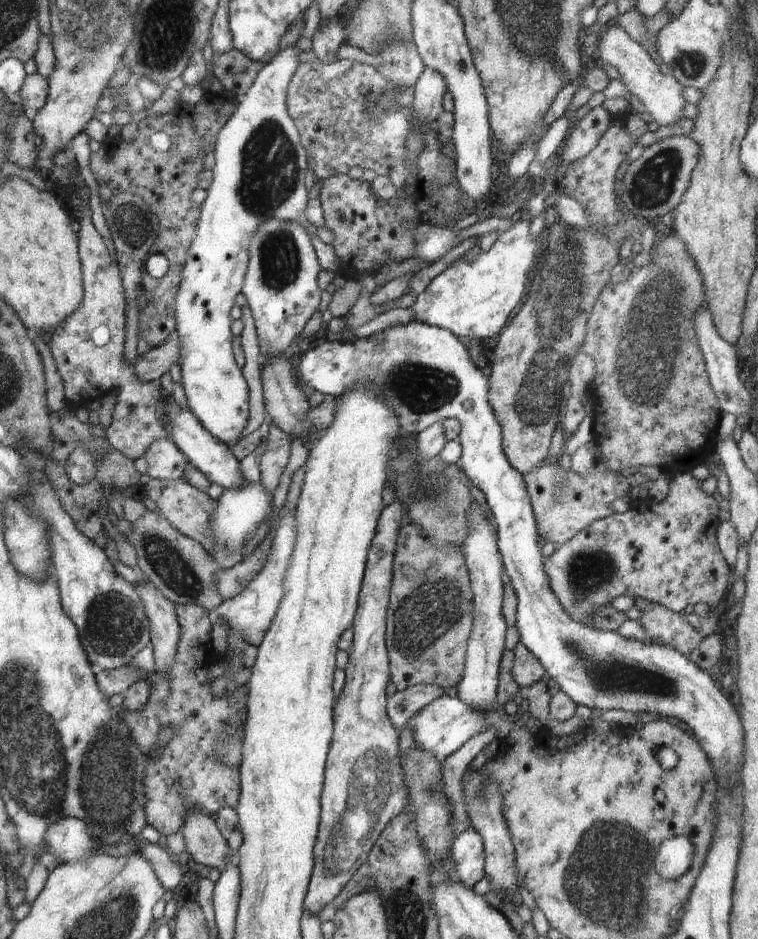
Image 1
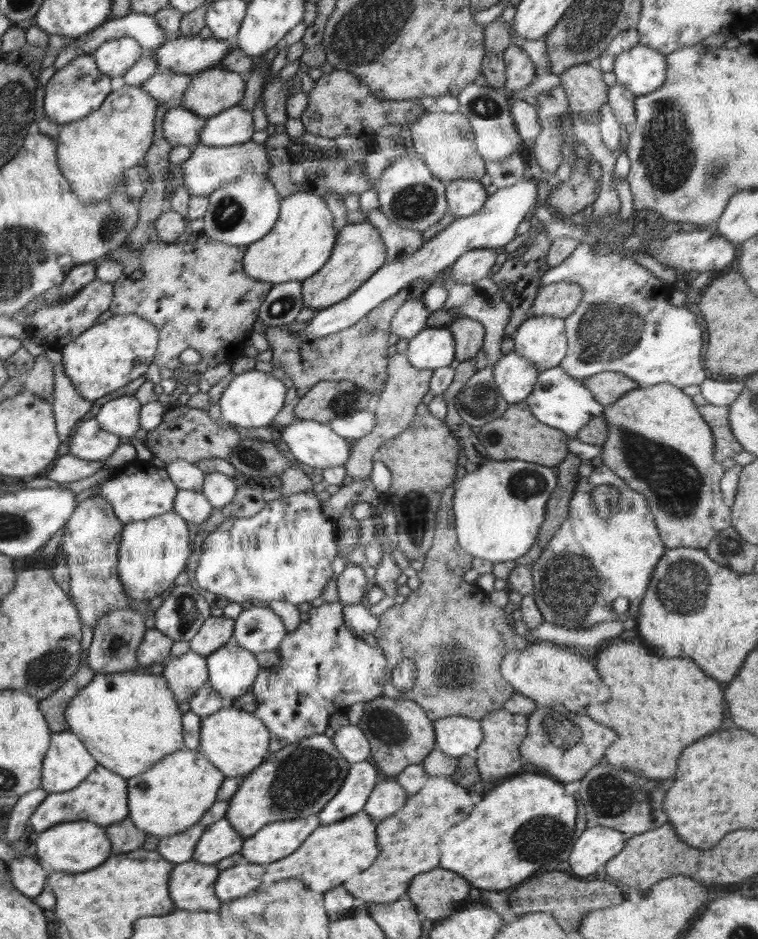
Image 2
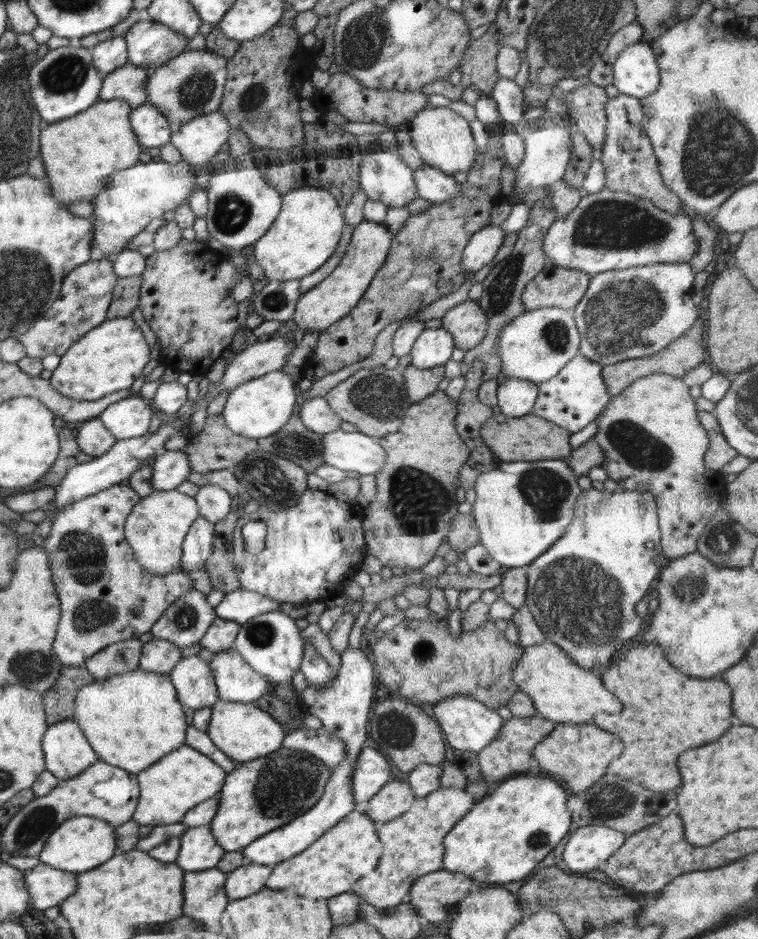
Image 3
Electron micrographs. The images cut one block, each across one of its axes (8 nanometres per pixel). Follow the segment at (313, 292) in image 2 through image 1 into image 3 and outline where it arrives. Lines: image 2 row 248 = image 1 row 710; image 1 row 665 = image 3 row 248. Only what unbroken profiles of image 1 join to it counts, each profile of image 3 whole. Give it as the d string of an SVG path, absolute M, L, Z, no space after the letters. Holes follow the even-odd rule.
M363 220L353 228L350 242L344 251L341 261L328 276L299 296L295 306L294 320L299 334L319 332L328 329L334 322L346 314L363 299L365 290L372 282L372 277L386 261L393 239L383 223Z

